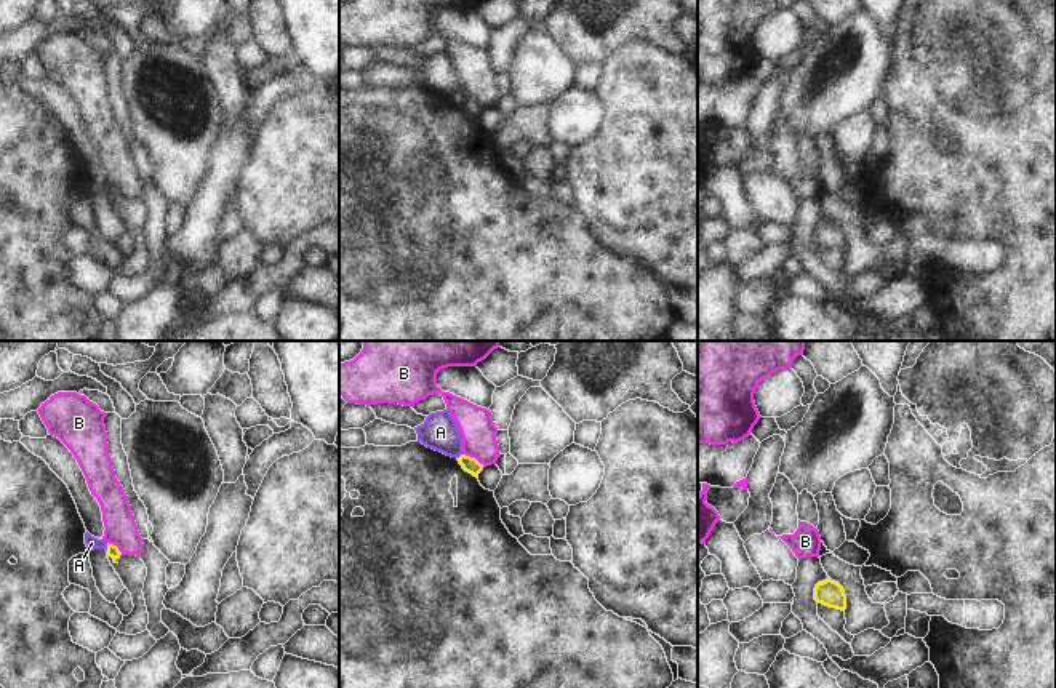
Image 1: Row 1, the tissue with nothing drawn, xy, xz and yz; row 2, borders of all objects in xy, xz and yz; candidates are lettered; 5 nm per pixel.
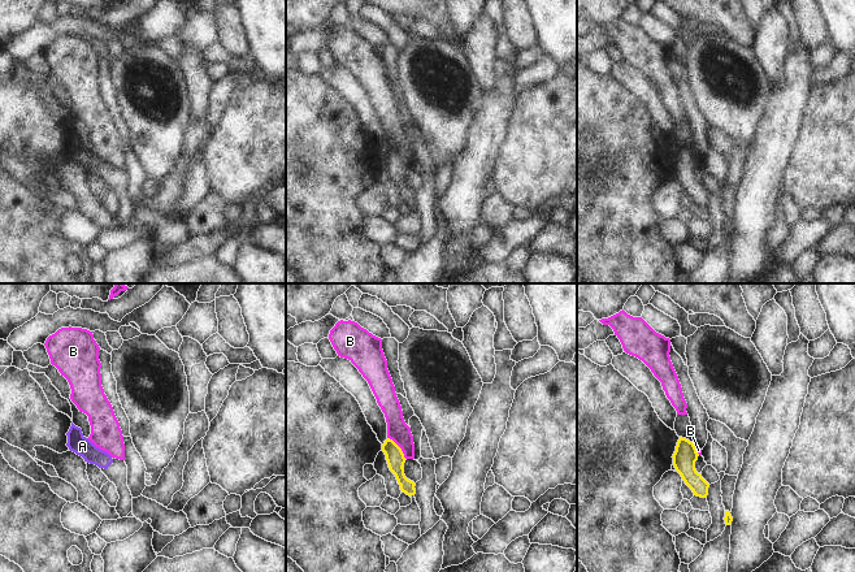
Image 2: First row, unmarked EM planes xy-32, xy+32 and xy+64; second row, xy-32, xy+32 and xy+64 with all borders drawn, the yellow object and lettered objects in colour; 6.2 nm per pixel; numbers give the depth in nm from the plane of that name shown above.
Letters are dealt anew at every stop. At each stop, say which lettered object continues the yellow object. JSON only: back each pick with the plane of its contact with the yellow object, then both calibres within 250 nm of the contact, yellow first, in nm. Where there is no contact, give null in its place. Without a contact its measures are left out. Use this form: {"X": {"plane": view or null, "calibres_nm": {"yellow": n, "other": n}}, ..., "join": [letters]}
{"join": []}

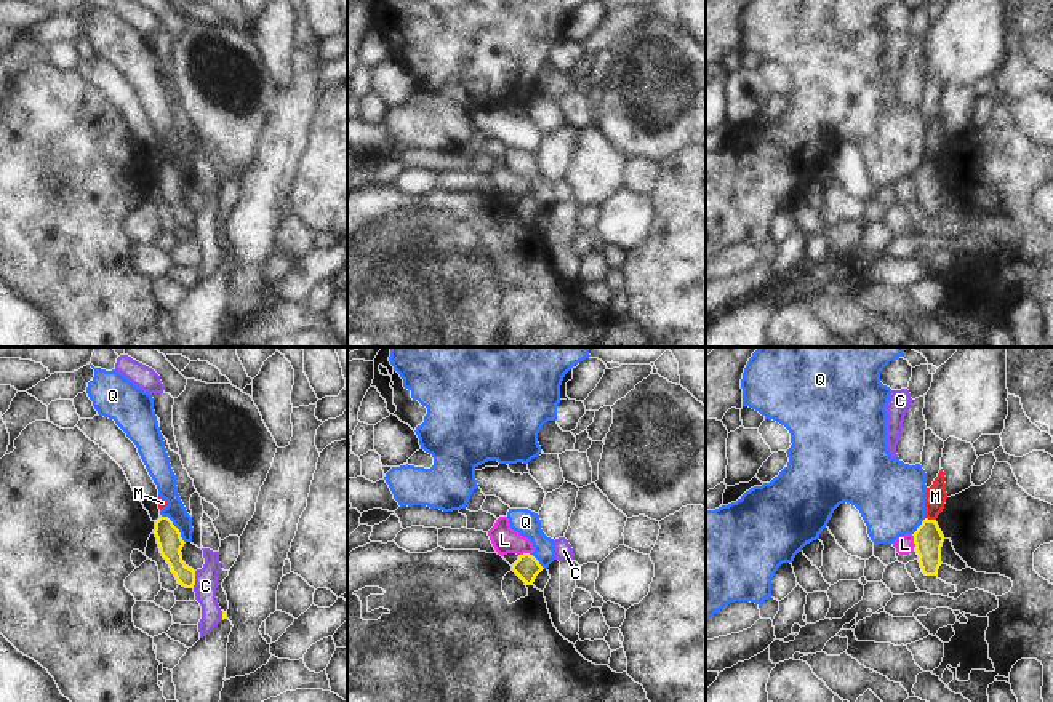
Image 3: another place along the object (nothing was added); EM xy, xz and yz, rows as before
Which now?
{"M": {"plane": "yz", "calibres_nm": {"yellow": 150, "other": 110}}, "join": ["M"]}

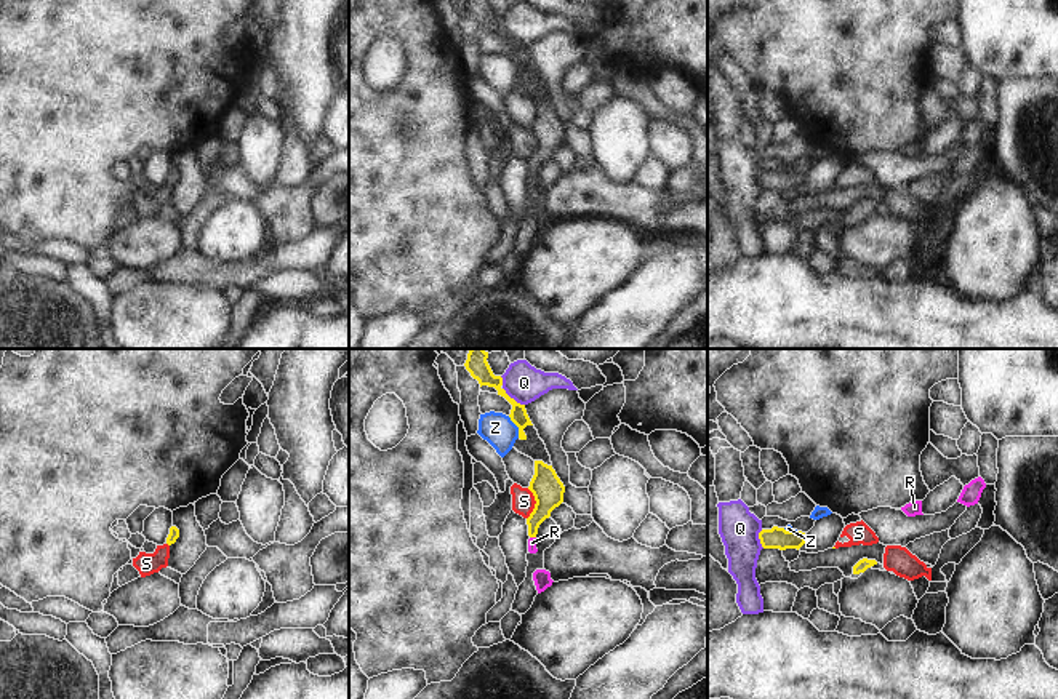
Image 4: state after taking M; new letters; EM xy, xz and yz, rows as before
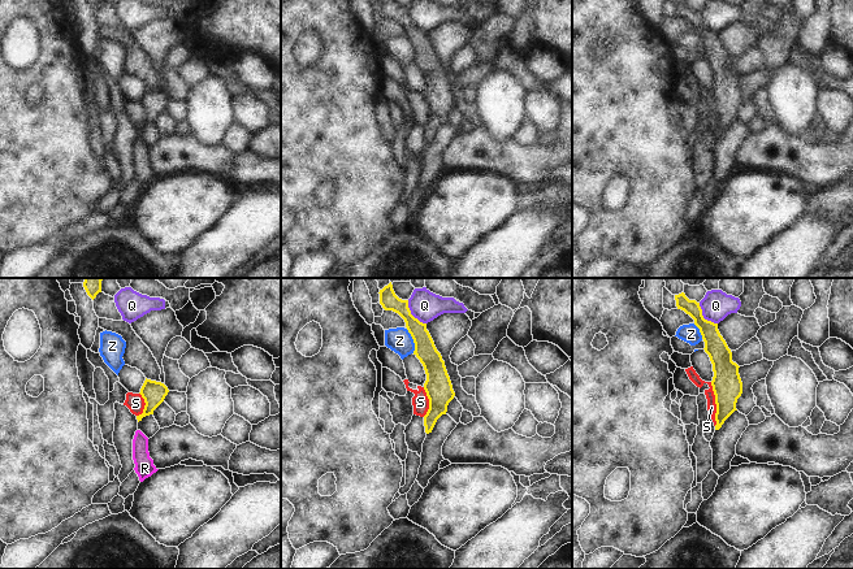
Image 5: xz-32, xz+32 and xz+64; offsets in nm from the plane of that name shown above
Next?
{"R": {"plane": "xz", "calibres_nm": {"yellow": 160, "other": 50}}, "join": ["R"]}

